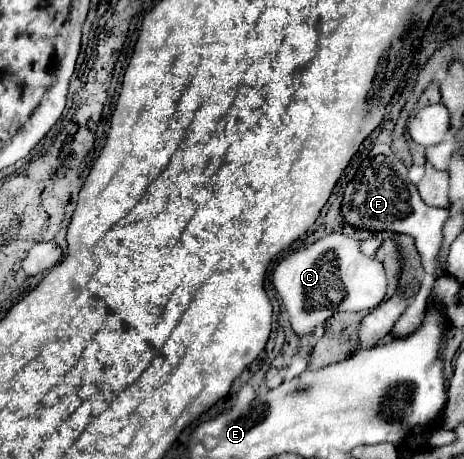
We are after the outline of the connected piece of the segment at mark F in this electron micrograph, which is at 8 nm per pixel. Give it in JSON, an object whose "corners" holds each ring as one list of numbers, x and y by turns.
{"corners":[[376,144,370,158,362,162,362,176,354,178,344,190,342,216,348,224,370,230,392,230,398,234,410,234,416,240,416,250,424,260,424,272,440,278,444,272,438,266,438,250,442,246,442,228,448,220,446,208,432,208,422,202,418,188,408,180,408,168,396,160,390,152,390,146]]}

